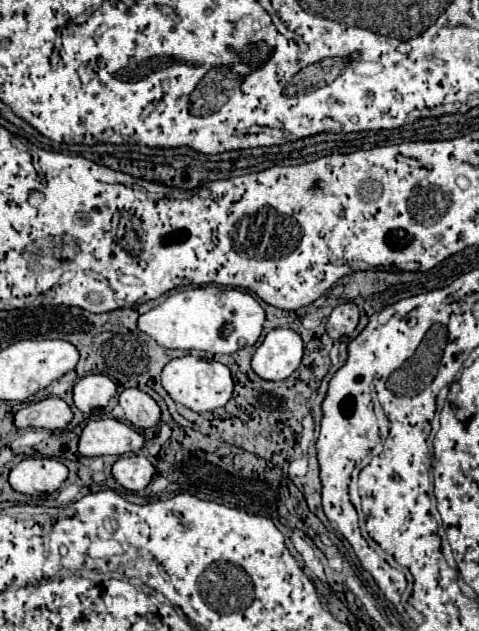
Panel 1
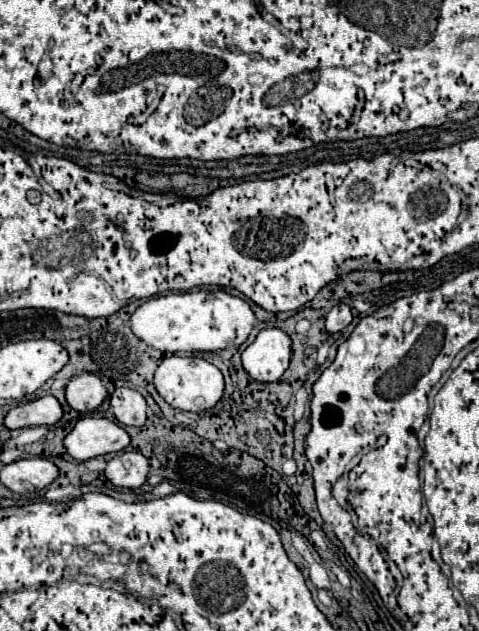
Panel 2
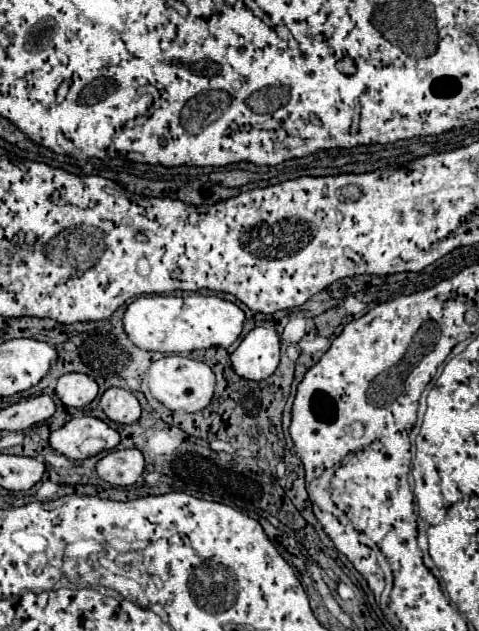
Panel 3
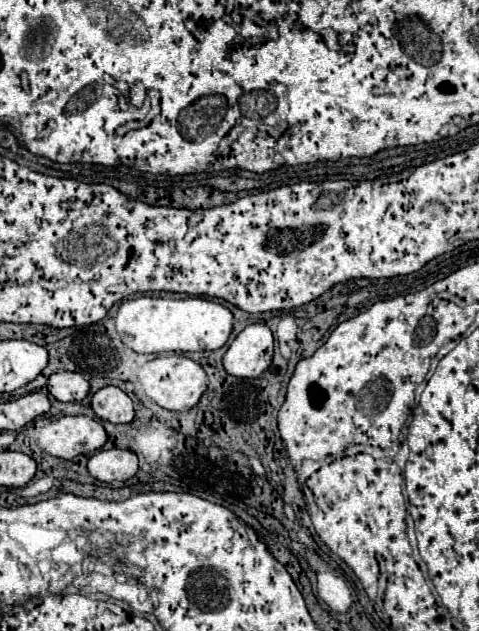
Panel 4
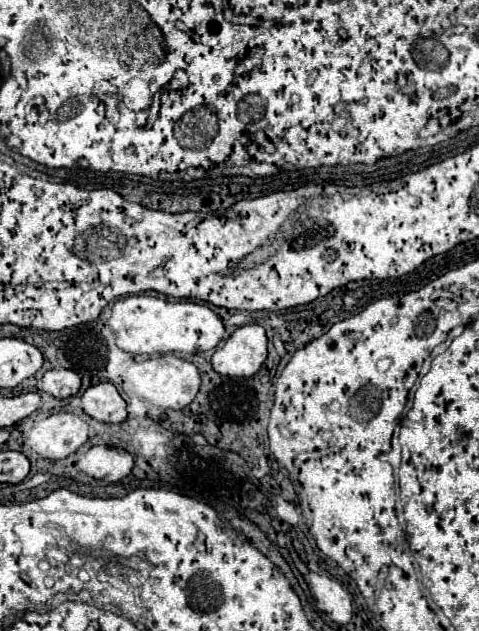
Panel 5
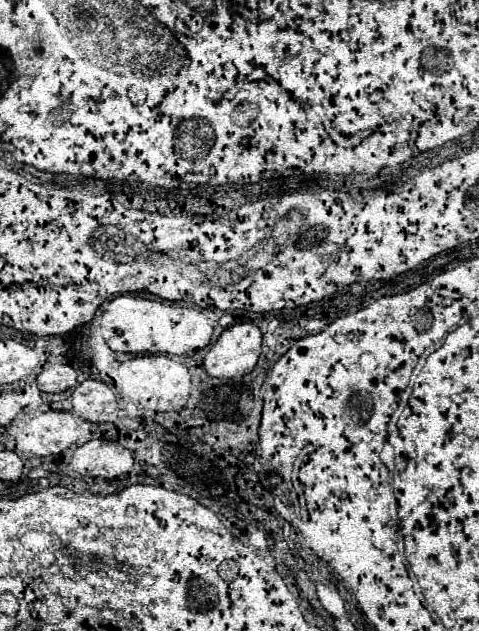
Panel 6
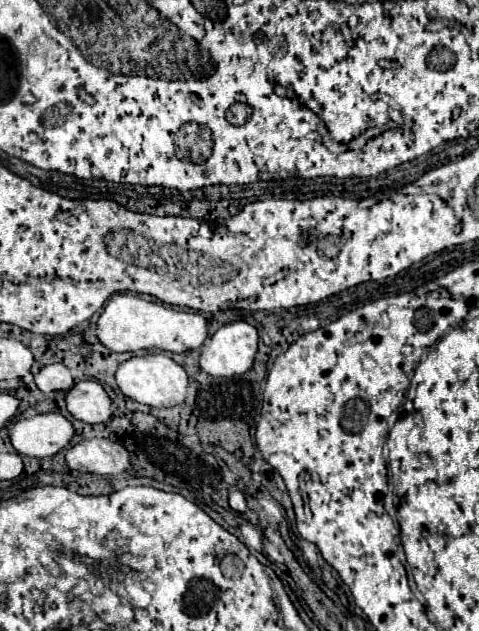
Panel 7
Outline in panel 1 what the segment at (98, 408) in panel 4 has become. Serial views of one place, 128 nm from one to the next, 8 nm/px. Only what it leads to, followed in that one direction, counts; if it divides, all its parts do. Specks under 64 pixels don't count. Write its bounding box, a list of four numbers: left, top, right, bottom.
[118,388,162,428]

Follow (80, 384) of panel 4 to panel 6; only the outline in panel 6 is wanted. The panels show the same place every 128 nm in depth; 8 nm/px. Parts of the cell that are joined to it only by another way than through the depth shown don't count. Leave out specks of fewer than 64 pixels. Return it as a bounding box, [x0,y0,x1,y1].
[38,364,76,394]

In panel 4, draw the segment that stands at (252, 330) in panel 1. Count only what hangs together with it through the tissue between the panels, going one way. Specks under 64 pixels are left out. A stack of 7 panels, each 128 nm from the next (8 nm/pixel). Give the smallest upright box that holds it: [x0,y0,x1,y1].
[116,296,234,354]

